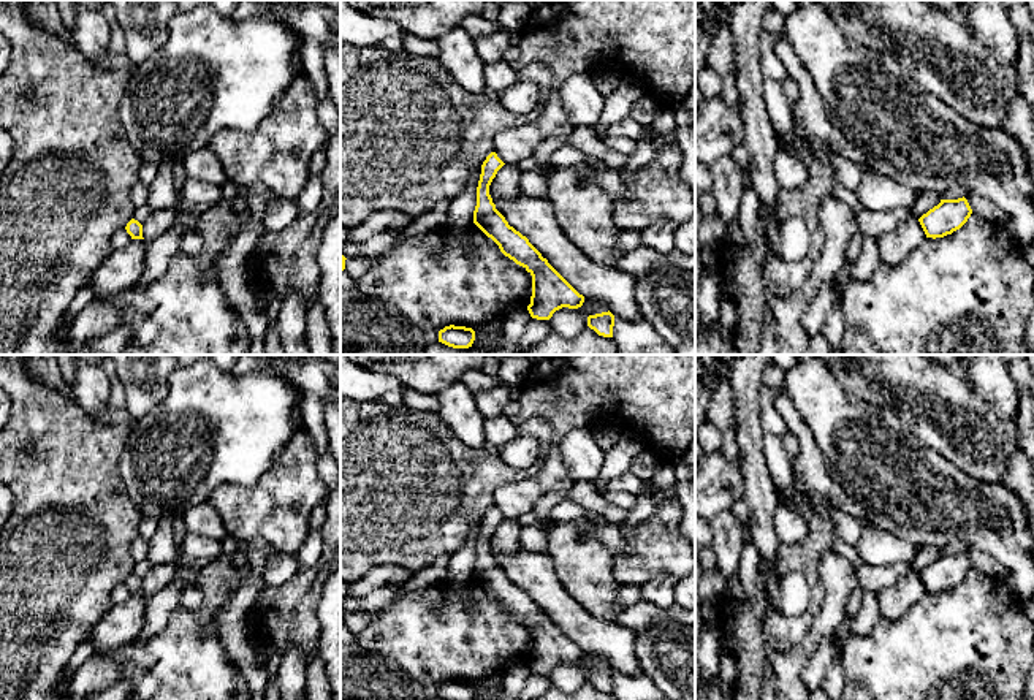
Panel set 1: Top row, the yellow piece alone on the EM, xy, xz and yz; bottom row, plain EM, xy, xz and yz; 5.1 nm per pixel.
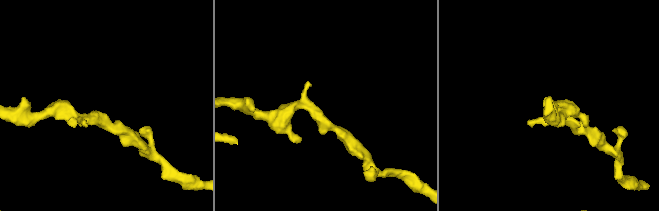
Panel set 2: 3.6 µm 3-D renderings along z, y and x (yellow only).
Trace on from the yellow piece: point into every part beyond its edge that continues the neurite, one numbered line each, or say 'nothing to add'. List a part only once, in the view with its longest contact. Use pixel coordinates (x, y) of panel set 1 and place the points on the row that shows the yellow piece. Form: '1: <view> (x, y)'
nothing to add

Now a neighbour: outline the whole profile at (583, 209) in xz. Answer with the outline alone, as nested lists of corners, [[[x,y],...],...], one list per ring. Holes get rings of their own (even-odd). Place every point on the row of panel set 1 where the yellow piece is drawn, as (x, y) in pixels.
[[[570,143],[551,155],[548,193],[556,220],[567,236],[586,257],[605,266],[616,268],[624,252],[619,250],[621,228],[613,220],[614,200],[624,195],[624,181],[619,169],[600,163],[595,169],[586,165],[587,155]]]

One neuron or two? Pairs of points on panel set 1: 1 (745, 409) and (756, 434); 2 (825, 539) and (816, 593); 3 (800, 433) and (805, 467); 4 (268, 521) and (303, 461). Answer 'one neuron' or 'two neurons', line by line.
1: one neuron
2: one neuron
3: one neuron
4: one neuron

